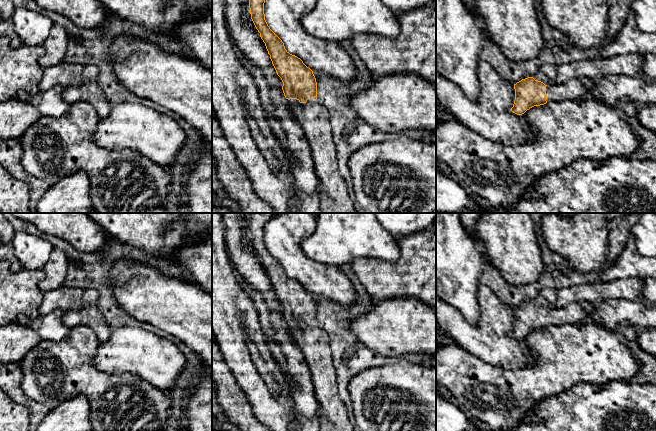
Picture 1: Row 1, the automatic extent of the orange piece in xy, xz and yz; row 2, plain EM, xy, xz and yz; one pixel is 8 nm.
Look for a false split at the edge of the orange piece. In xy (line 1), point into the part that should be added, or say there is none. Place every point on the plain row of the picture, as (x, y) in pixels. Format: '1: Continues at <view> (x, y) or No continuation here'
1: No continuation here

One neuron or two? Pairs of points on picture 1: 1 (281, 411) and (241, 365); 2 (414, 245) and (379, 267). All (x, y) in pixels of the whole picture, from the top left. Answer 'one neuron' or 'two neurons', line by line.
1: one neuron
2: one neuron

